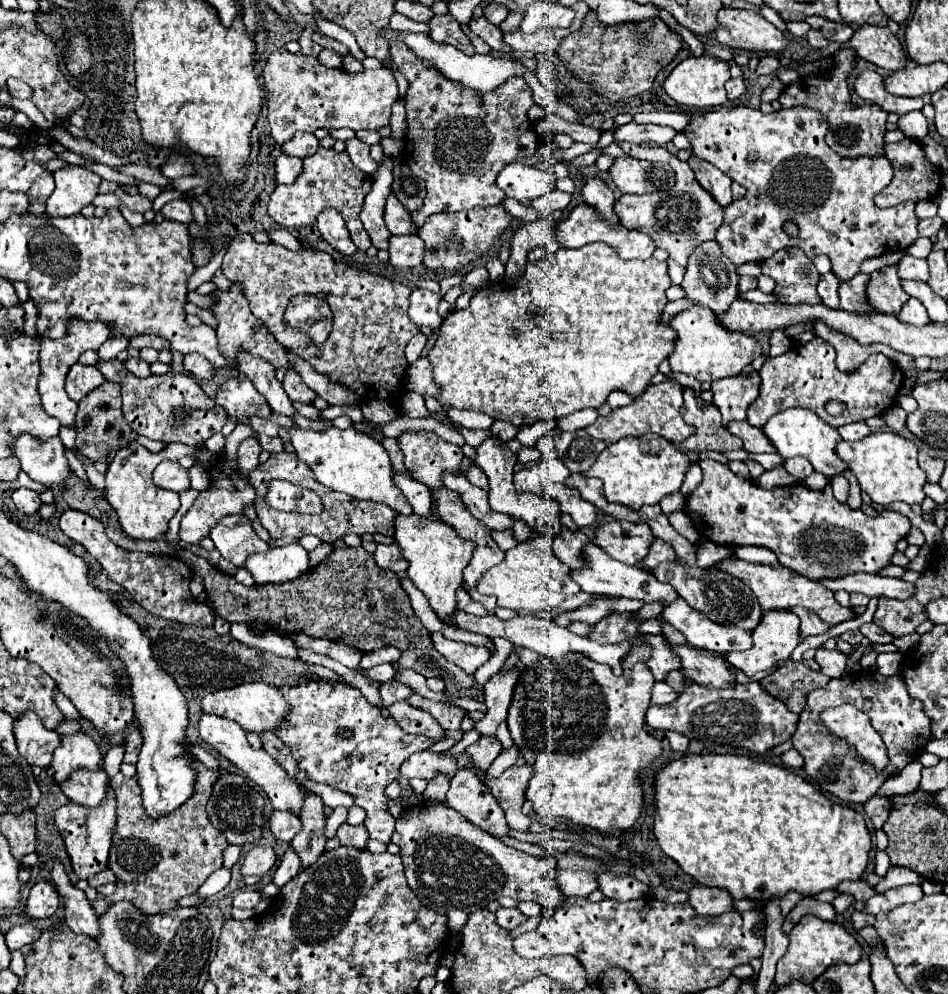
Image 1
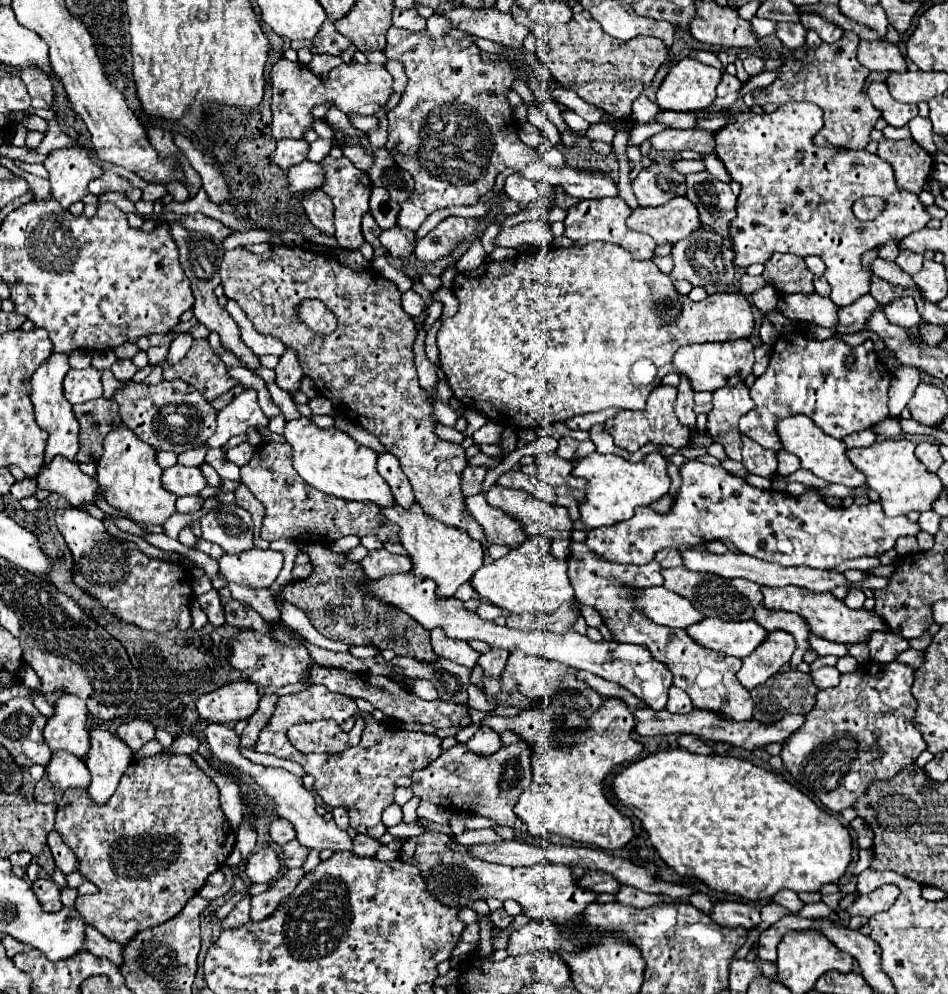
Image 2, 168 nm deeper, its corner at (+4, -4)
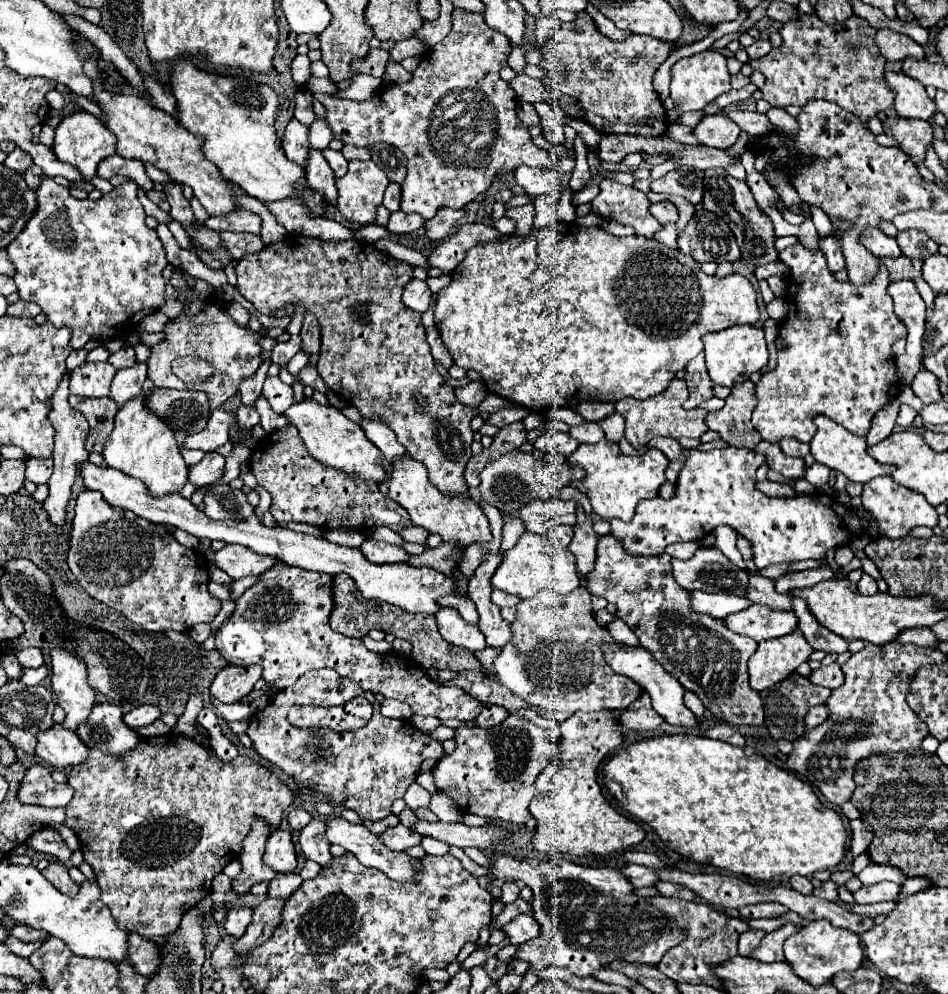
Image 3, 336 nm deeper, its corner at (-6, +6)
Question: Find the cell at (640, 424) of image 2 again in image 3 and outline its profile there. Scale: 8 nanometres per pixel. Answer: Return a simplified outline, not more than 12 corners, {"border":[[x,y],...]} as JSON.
{"border":[[673,378],[659,396],[623,398],[633,448],[657,436],[701,438],[708,411],[685,410],[685,380]]}

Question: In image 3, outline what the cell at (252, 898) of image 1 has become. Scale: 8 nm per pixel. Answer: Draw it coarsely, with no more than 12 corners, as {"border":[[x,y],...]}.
{"border":[[233,906],[225,918],[225,930],[243,936],[251,922],[251,906]]}

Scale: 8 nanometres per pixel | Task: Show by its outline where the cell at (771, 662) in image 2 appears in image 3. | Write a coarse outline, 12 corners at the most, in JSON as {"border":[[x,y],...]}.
{"border":[[799,630],[763,640],[747,664],[751,688],[787,678],[813,648]]}

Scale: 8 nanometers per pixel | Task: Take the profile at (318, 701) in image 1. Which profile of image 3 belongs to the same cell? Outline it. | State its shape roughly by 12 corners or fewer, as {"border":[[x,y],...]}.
{"border":[[279,696],[247,734],[311,790],[383,820],[443,744],[403,720],[303,732]]}

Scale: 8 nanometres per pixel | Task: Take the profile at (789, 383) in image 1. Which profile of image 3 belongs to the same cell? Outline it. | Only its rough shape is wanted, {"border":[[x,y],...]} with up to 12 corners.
{"border":[[791,268],[761,438],[809,442],[813,416],[865,436],[901,388],[887,270],[837,282]]}

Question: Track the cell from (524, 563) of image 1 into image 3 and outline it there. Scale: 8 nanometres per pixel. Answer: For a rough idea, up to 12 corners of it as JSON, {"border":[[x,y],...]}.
{"border":[[571,526],[525,532],[503,554],[495,590],[535,596],[581,586]]}

